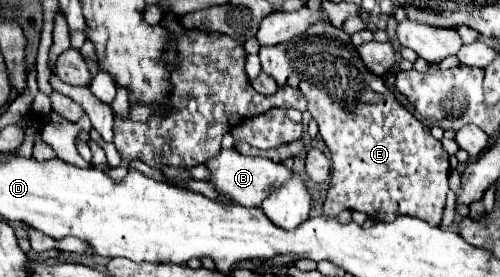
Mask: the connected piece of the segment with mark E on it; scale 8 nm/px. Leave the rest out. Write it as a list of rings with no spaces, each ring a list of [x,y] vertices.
[[[317,23],[311,29],[307,29],[303,35],[299,35],[299,37],[295,37],[291,41],[285,41],[285,43],[279,43],[279,45],[271,45],[271,47],[261,47],[259,49],[259,59],[261,59],[263,71],[267,75],[271,75],[277,81],[277,85],[291,85],[291,87],[299,89],[305,95],[305,99],[307,99],[307,111],[317,121],[319,133],[321,133],[325,145],[329,147],[329,151],[331,151],[333,175],[331,175],[331,185],[329,185],[327,199],[325,199],[325,211],[323,211],[325,215],[339,215],[343,209],[351,209],[351,211],[363,211],[363,213],[367,213],[369,217],[373,217],[377,221],[393,221],[399,213],[403,213],[403,215],[419,217],[419,219],[427,221],[429,225],[439,225],[441,223],[443,209],[445,209],[445,195],[449,191],[449,183],[447,183],[447,179],[449,179],[449,155],[441,147],[441,141],[431,137],[429,127],[423,127],[423,123],[397,101],[395,93],[385,85],[385,79],[375,75],[373,71],[369,71],[365,67],[363,59],[357,53],[357,47],[351,43],[351,35],[349,33],[345,33],[343,29],[333,27],[331,23]]]

